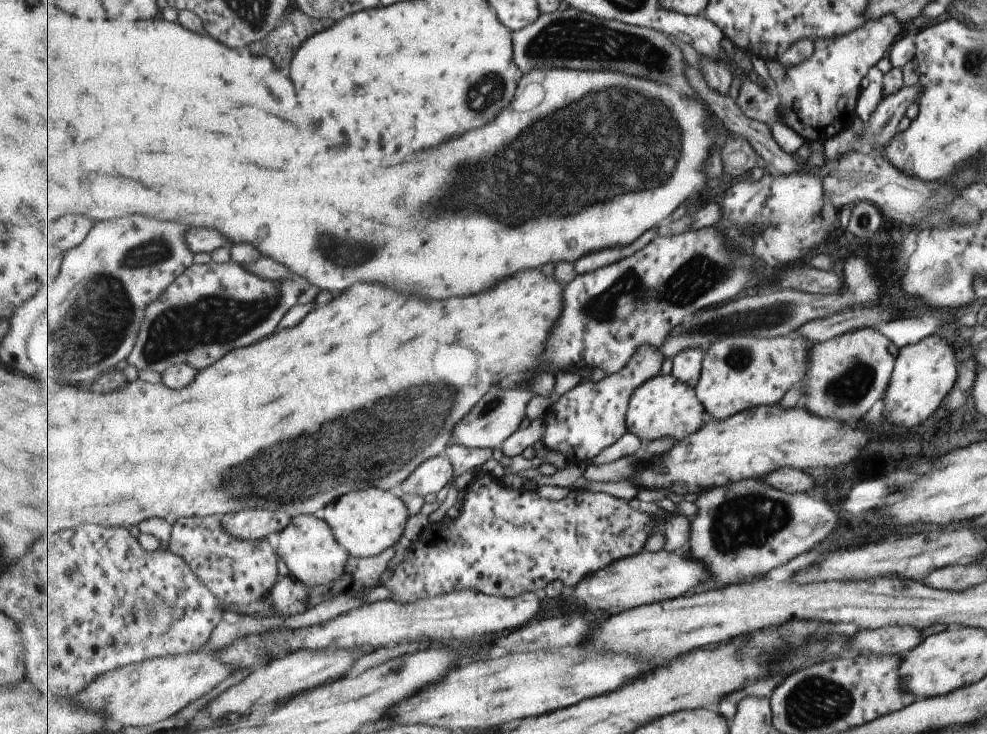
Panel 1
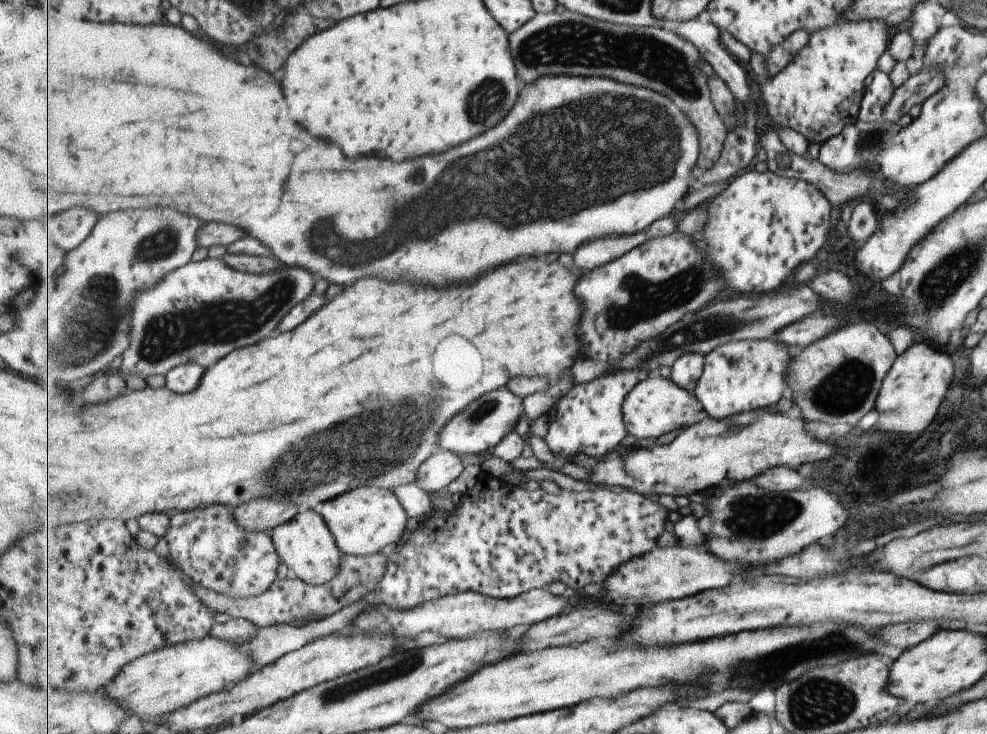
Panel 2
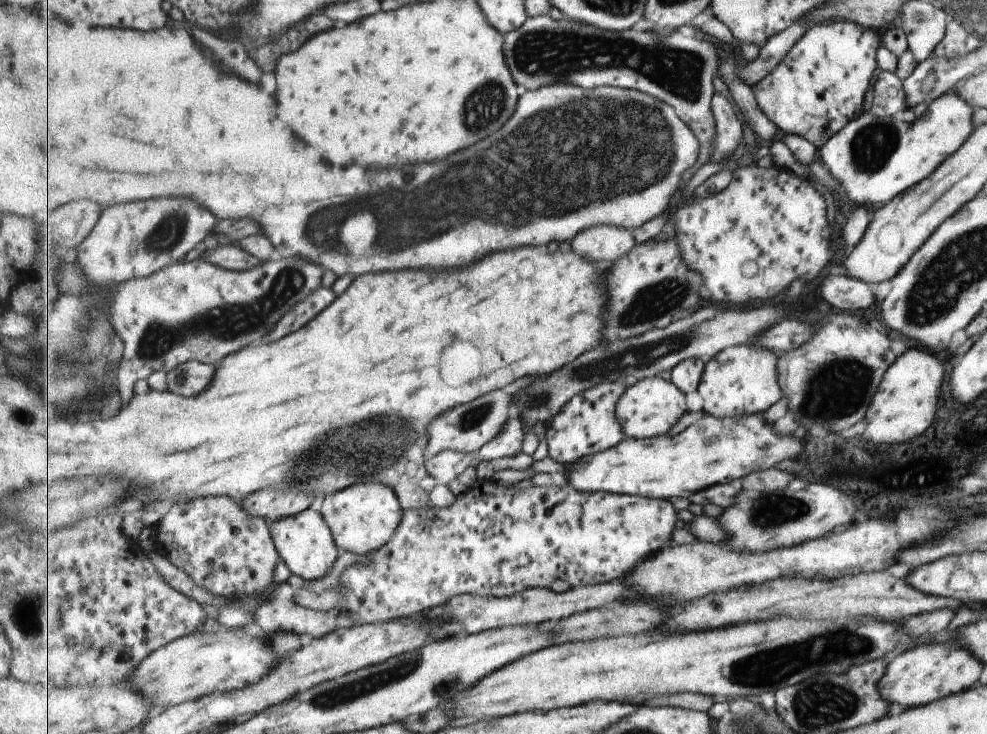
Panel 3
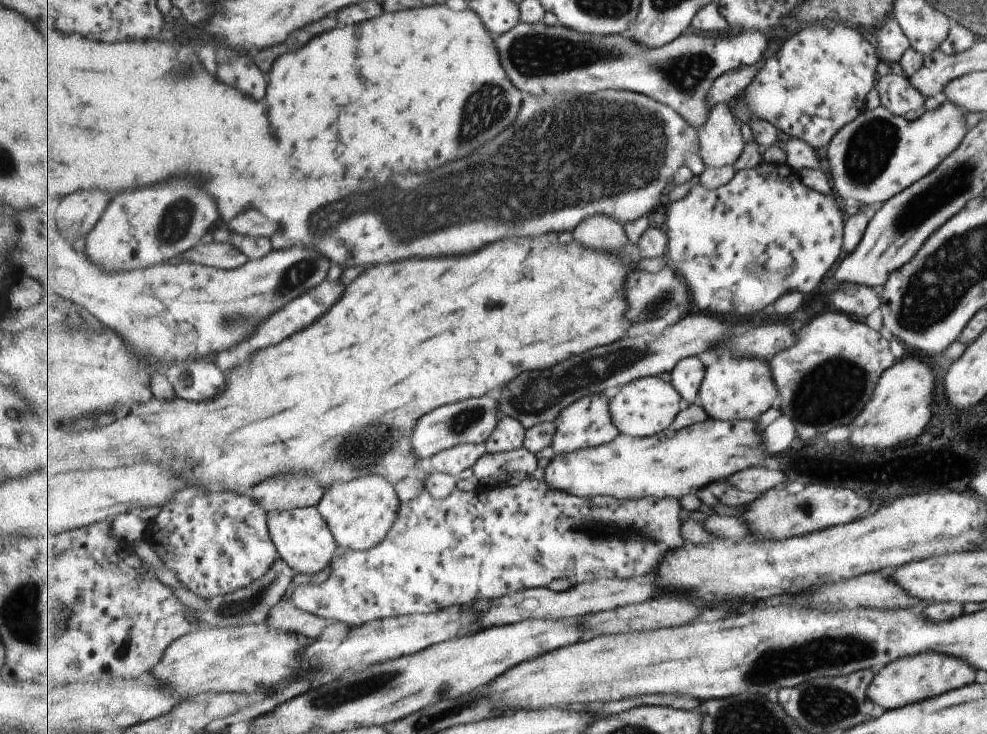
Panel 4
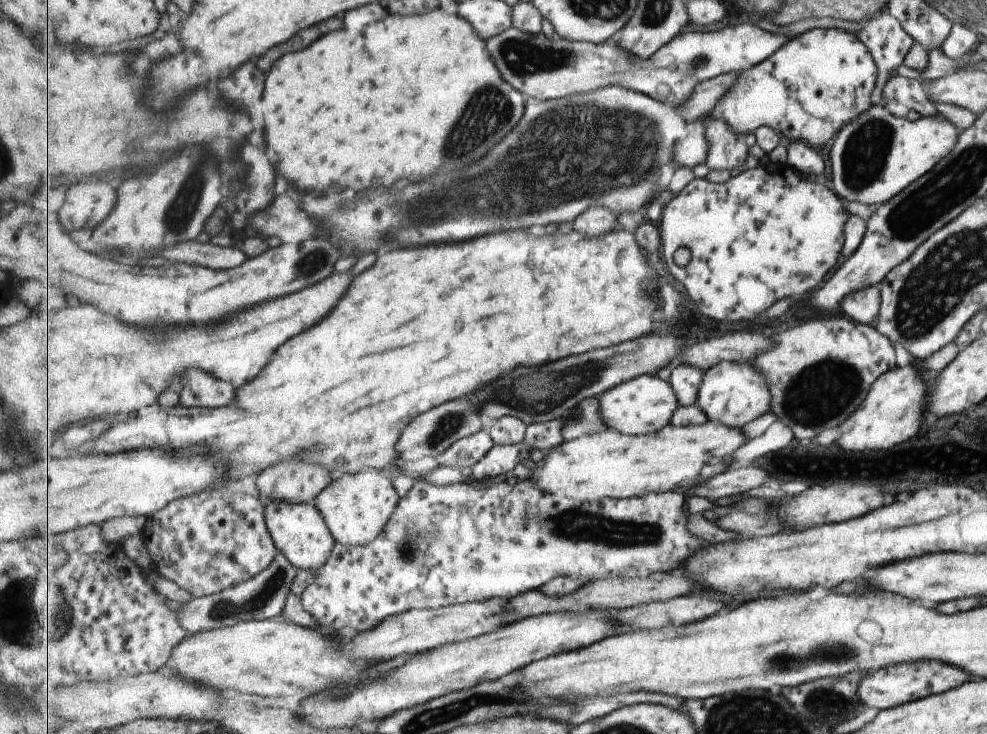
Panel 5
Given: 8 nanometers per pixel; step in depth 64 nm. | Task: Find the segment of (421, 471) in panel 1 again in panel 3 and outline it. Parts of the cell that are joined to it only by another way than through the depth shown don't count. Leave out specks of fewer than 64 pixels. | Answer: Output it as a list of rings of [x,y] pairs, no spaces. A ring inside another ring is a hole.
[[[446,450],[432,456],[426,462],[426,474],[433,476],[436,484],[447,486],[450,480],[455,480],[467,470],[467,466],[476,464],[475,453]]]

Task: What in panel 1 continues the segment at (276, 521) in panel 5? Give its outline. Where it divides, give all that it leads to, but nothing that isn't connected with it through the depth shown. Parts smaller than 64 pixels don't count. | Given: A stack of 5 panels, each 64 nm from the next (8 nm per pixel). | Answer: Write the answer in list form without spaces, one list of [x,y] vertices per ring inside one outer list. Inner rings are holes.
[[[299,515],[278,534],[277,554],[286,562],[291,575],[310,587],[331,585],[345,576],[344,572],[351,557],[350,552],[340,544],[332,527],[323,517]]]

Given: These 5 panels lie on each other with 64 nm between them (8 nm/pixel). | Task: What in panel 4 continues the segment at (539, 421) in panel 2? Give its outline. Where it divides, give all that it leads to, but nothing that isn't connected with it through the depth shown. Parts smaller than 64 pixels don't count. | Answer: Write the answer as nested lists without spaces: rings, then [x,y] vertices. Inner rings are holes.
[[[502,416],[496,430],[488,438],[486,453],[506,453],[524,446],[528,430],[517,417]]]

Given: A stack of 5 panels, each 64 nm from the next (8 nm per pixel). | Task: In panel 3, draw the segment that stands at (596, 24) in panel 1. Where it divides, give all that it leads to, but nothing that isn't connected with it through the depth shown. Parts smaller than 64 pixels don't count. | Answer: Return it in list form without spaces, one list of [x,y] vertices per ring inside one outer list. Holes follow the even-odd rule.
[[[549,14],[541,15],[538,17],[531,17],[529,19],[527,19],[527,22],[525,22],[525,24],[521,28],[518,28],[516,31],[511,31],[510,33],[507,33],[505,35],[505,46],[504,46],[504,53],[506,54],[506,62],[508,62],[508,65],[512,68],[512,73],[514,74],[514,79],[520,85],[525,86],[525,88],[527,88],[527,91],[528,90],[534,91],[534,90],[540,89],[542,86],[556,83],[557,81],[567,81],[567,82],[575,83],[576,85],[582,86],[585,89],[595,88],[595,86],[619,86],[619,88],[633,88],[635,90],[643,91],[644,93],[653,95],[655,98],[661,99],[662,101],[669,103],[671,106],[673,106],[673,108],[676,108],[678,114],[680,115],[680,118],[682,120],[684,120],[686,123],[688,123],[688,125],[690,127],[692,127],[692,129],[695,131],[695,133],[697,135],[697,138],[700,139],[701,152],[700,152],[699,160],[694,164],[695,169],[701,168],[701,166],[705,166],[707,163],[711,163],[714,152],[716,151],[716,142],[717,142],[717,137],[718,137],[718,126],[716,123],[716,116],[714,115],[713,108],[711,108],[711,98],[713,98],[714,94],[715,94],[715,86],[713,86],[713,78],[715,78],[715,74],[718,74],[718,78],[719,78],[720,73],[718,72],[718,68],[721,66],[720,62],[722,61],[722,58],[727,53],[729,53],[731,56],[733,56],[732,52],[735,51],[736,53],[740,54],[746,60],[746,62],[748,64],[751,64],[751,63],[755,62],[760,57],[760,50],[761,50],[761,47],[759,45],[750,45],[749,43],[743,43],[737,49],[731,49],[731,48],[728,48],[727,46],[725,46],[724,48],[721,49],[717,45],[713,45],[711,42],[707,42],[707,41],[704,41],[702,39],[698,40],[697,38],[693,37],[693,34],[688,33],[685,30],[675,31],[673,34],[660,37],[659,35],[656,35],[653,31],[645,31],[645,30],[639,31],[639,30],[633,29],[633,28],[627,29],[624,31],[614,31],[614,30],[609,30],[609,29],[602,29],[601,27],[595,26],[595,25],[590,25],[590,24],[587,24],[587,23],[584,23],[581,21],[576,21],[576,20],[573,20],[572,18],[565,17],[565,16],[562,19],[555,20],[555,18],[551,18],[551,16],[549,16]]]

